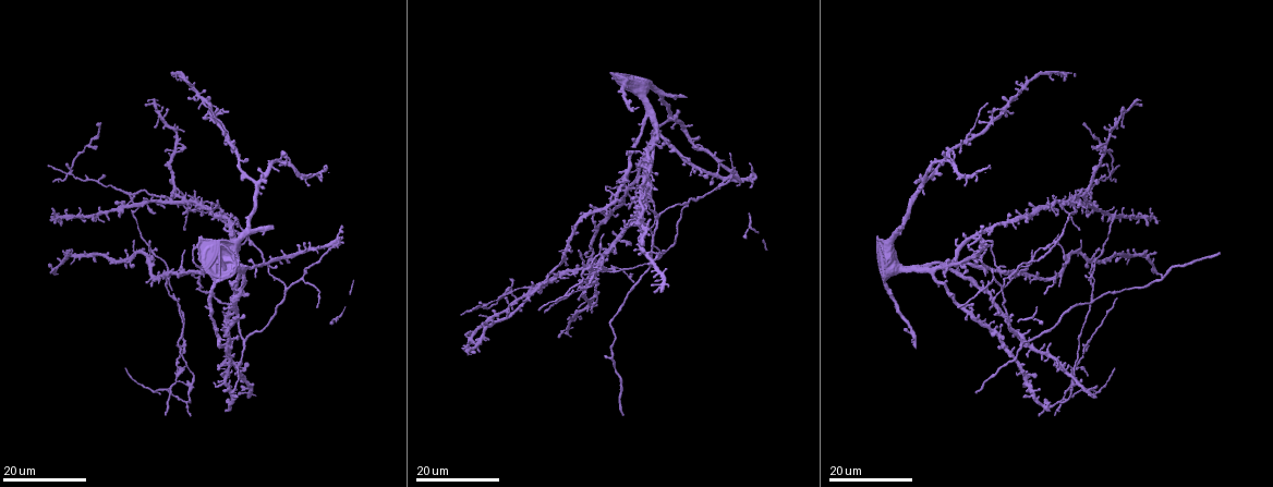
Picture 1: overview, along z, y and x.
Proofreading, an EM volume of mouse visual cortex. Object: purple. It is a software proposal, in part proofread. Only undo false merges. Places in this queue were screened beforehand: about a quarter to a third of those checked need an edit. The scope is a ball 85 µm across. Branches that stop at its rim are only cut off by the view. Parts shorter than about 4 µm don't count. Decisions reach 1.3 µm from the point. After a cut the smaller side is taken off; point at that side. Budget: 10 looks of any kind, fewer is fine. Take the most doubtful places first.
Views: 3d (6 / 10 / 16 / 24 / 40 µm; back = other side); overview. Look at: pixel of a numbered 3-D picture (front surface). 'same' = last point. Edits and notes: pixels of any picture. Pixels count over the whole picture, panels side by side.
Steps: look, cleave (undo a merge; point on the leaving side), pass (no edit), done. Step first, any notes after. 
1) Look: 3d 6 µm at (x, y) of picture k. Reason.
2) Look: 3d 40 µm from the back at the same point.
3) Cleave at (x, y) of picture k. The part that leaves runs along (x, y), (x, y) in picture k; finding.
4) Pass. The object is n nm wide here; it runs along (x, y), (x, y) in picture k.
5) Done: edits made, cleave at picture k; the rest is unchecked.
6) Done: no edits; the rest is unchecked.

Look: 3d 16 µm at (69, 174) of picture 1. Looks like a crossing.

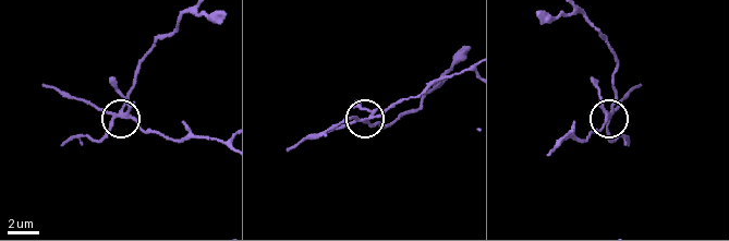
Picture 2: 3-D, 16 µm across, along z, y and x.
Look: 3d 10 µm at (367, 121) of picture 2. Closer look.

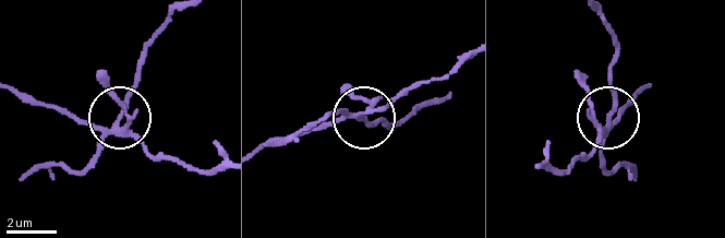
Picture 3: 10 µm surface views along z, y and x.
Cleave at (91, 167) of picture 3. The object is 200 nm wide here; the part that leaves runs along (111, 129), (144, 44), (167, 19) in picture 3; two neurons meet here.

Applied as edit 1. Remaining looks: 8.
Look: 3d 16 µm at (1002, 111) of picture 1. Sudden change in width.

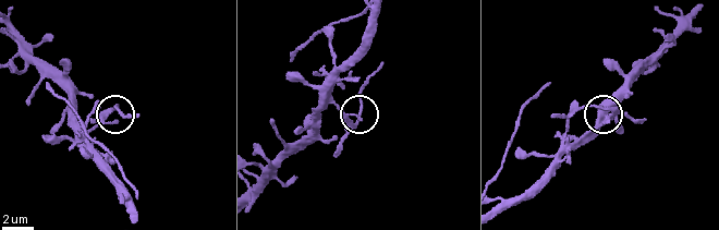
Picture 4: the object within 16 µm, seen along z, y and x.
Look: 3d 6 µm at (355, 120) of picture 4.

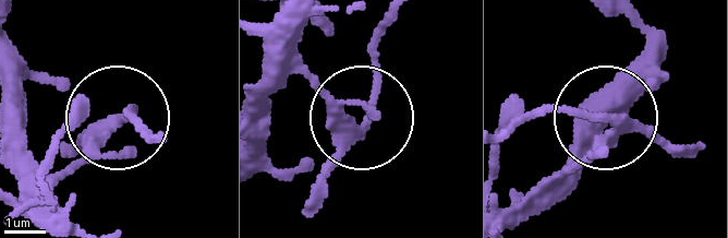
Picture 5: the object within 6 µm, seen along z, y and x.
Cleave at (322, 190) of picture 5. The object is 230 nm wide here; the part that leaves runs along (351, 132), (372, 94), (386, 21) in picture 5; a second neuron is stuck on.

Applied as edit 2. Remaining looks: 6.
Look: 3d 24 µm at (186, 203) of picture 1. Thin arm on a thick one.

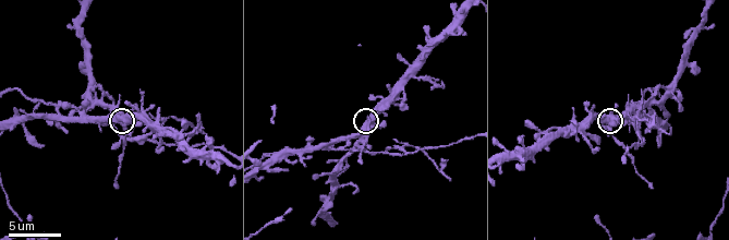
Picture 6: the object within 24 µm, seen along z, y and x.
Look: 3d 10 µm at (126, 127) of picture 6. Zoom in.

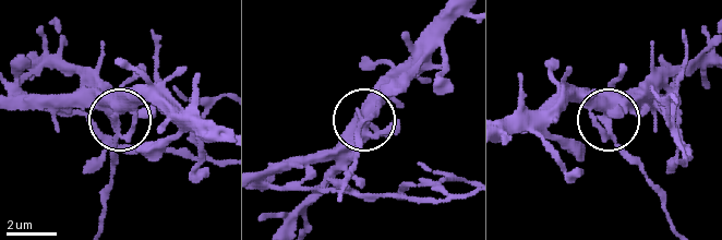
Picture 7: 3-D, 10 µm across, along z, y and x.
Pass. The side arm is 8 µm long; it runs along (457, 21), (363, 121), (357, 169) in picture 7; continuous, no second neuron.

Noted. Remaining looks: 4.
Look: 3d 24 µm at (1001, 271) of picture 1. Three-way junction.

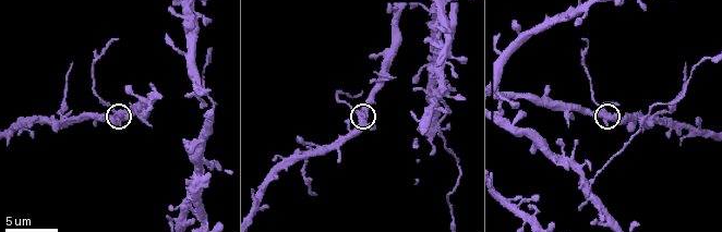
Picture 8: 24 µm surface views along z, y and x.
Look: 3d 10 µm at (606, 112) of picture 8.

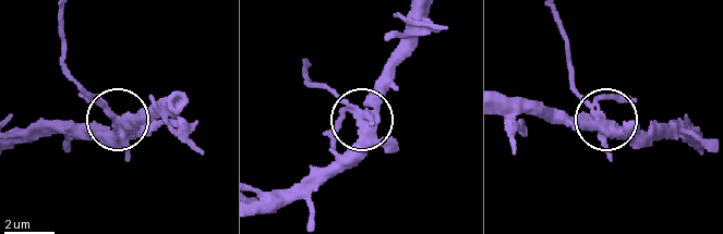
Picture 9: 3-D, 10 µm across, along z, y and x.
Cleave at (94, 101) of picture 9. The object is 310 nm wide here; the part that leaves runs along (603, 123), (574, 82), (559, 19) in picture 9; two neurons meet here.

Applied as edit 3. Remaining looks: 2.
Done: edits made, cleave at picture 3, cleave at picture 5, cleave at picture 9; the rest is unchecked.

